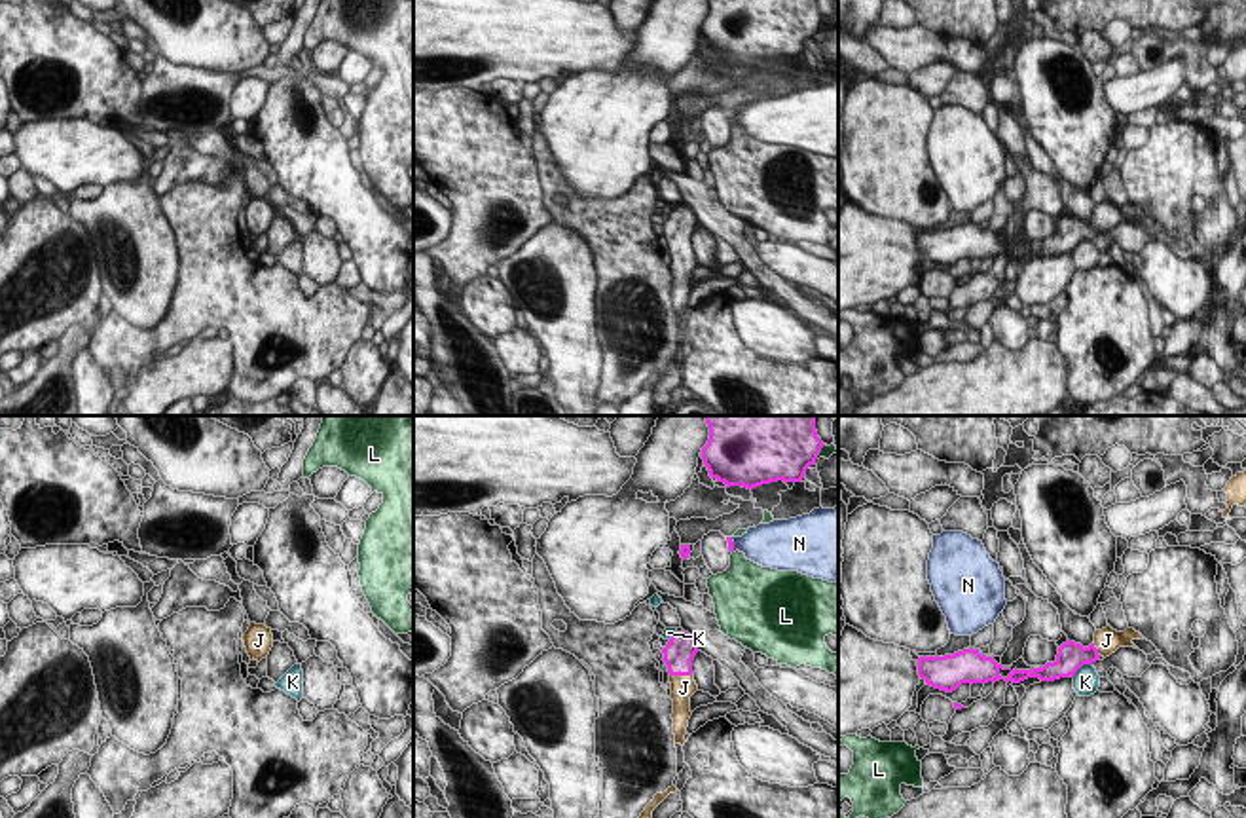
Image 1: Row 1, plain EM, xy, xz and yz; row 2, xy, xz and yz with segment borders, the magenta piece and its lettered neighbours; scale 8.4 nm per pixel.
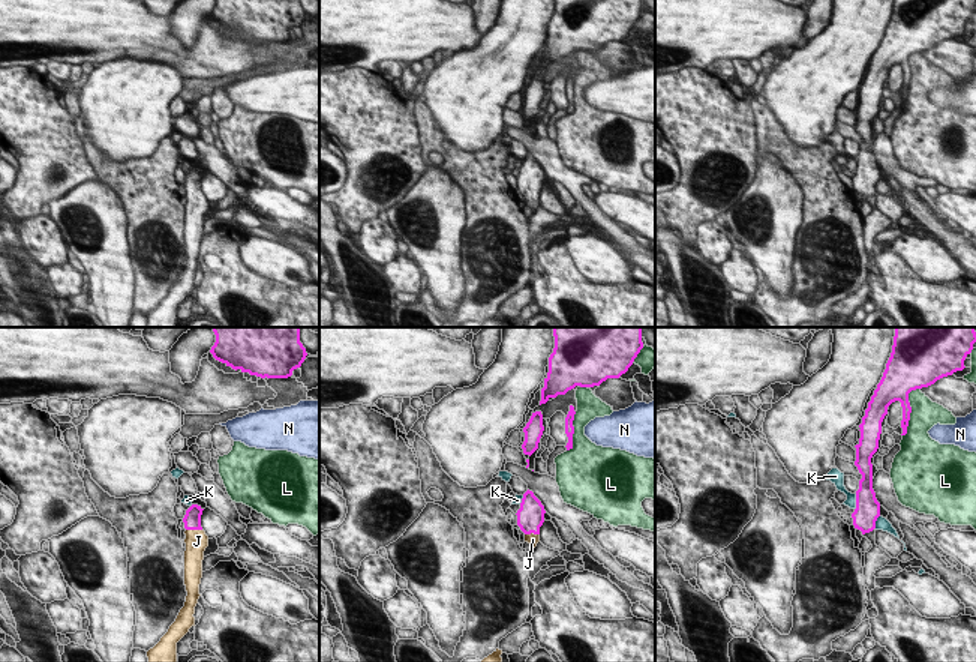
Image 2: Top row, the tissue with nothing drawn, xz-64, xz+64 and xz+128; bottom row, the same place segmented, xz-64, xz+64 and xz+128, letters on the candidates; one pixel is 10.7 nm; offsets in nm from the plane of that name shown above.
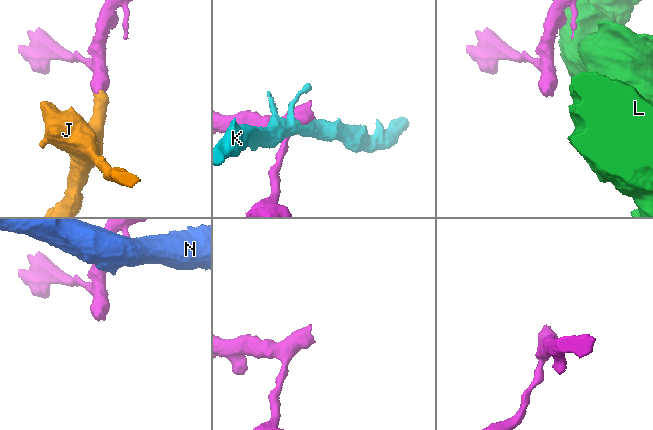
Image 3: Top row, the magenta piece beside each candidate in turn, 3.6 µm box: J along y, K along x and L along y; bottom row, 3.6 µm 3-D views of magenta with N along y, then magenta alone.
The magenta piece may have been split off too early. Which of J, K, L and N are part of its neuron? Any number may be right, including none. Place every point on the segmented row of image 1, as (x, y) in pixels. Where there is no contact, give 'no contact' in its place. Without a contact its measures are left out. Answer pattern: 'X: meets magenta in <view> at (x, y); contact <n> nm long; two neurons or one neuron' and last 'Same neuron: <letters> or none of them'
J: meets magenta in xz at (679, 674); contact 190 nm long; one neuron
K: meets magenta in yz at (1081, 665); contact 220 nm long; two neurons
L: meets magenta in xz at (820, 450); contact 150 nm long; two neurons
N: meets magenta in xz at (732, 545); contact 130 nm long; two neurons
Same neuron: J

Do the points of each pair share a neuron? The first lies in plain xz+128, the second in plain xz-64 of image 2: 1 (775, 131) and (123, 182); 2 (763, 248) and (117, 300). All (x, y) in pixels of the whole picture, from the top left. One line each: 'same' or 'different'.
1: same
2: same

